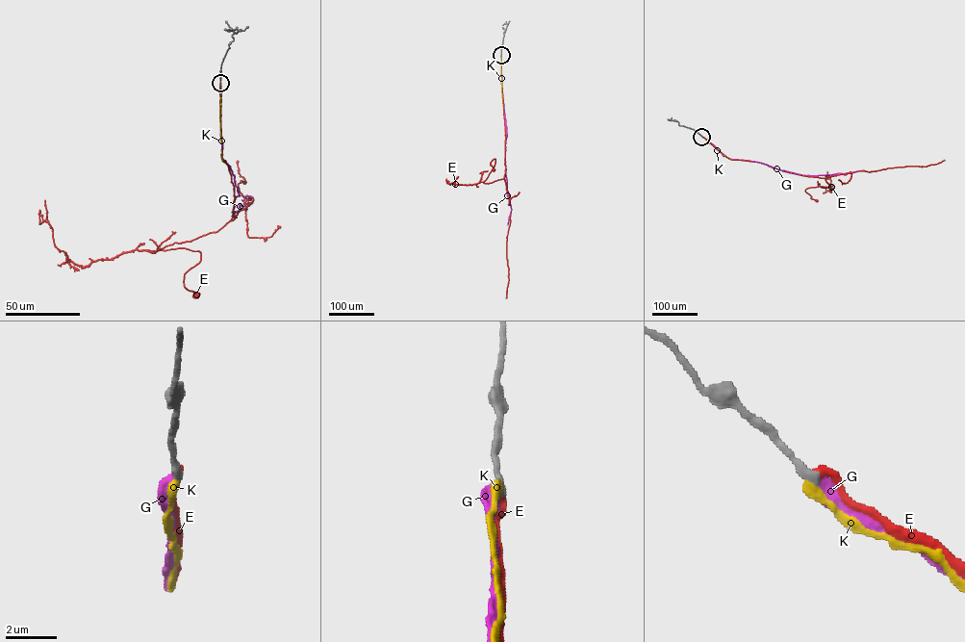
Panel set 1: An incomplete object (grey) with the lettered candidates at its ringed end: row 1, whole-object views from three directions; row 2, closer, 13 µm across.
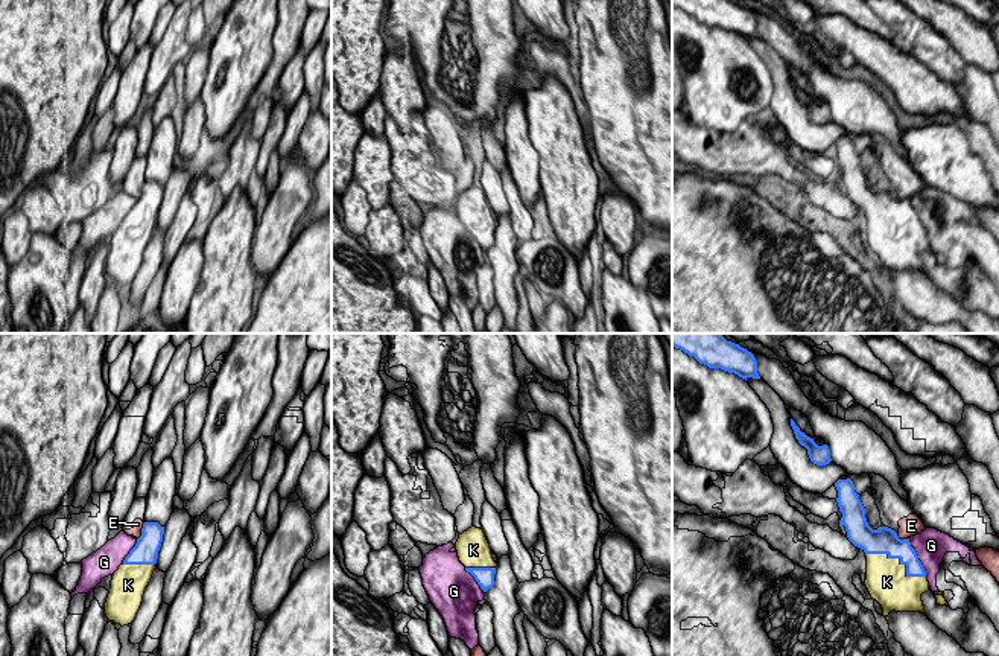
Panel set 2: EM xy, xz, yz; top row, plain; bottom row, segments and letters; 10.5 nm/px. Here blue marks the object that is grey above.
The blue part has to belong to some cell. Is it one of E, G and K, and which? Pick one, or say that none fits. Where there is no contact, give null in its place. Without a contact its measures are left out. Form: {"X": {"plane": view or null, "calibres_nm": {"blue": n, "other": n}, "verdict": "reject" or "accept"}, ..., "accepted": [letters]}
{"E": {"plane": "xy", "calibres_nm": {"blue": 260, "other": 120}, "verdict": "reject"}, "G": {"plane": "yz", "calibres_nm": {"blue": 220, "other": 360}, "verdict": "reject"}, "K": {"plane": "yz", "calibres_nm": {"blue": 260, "other": 420}, "verdict": "accept"}, "accepted": ["K"]}

